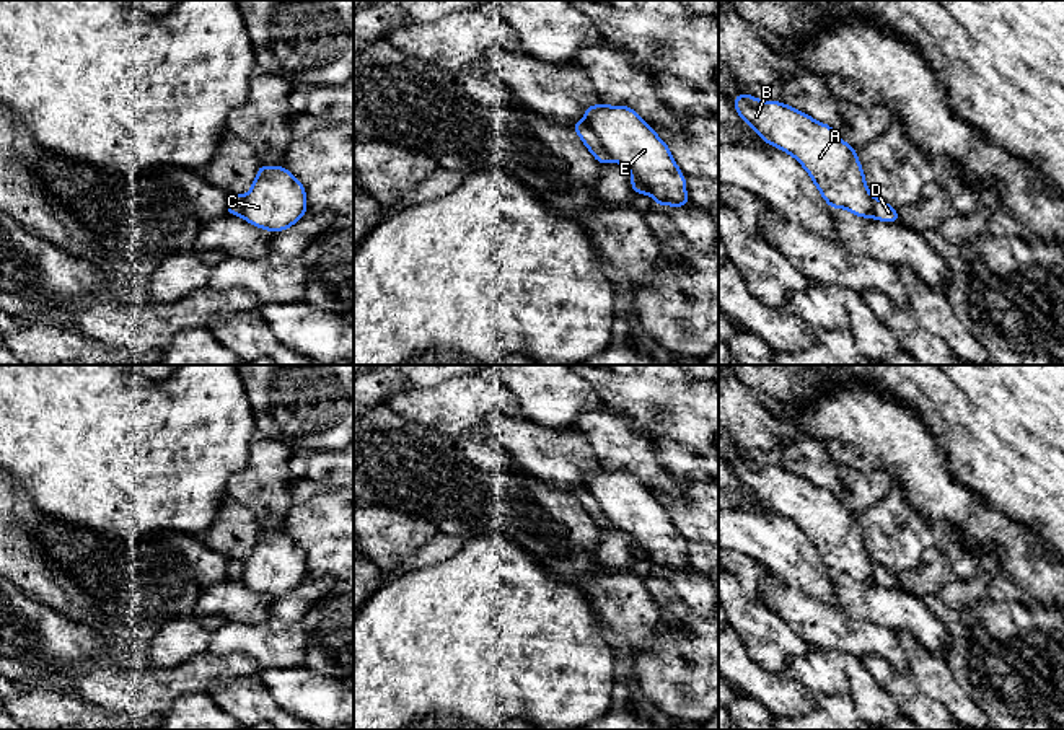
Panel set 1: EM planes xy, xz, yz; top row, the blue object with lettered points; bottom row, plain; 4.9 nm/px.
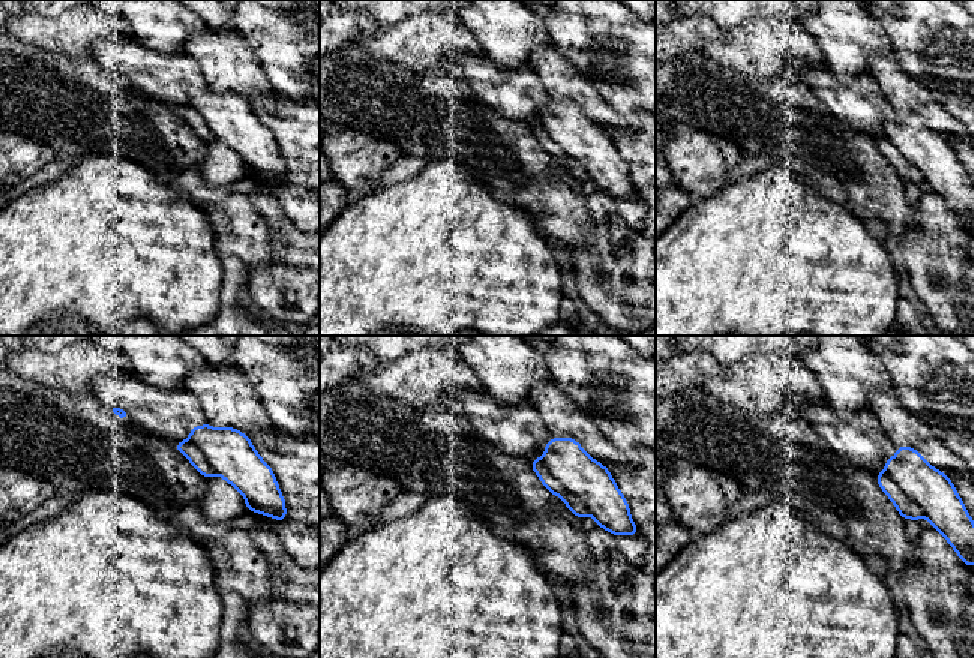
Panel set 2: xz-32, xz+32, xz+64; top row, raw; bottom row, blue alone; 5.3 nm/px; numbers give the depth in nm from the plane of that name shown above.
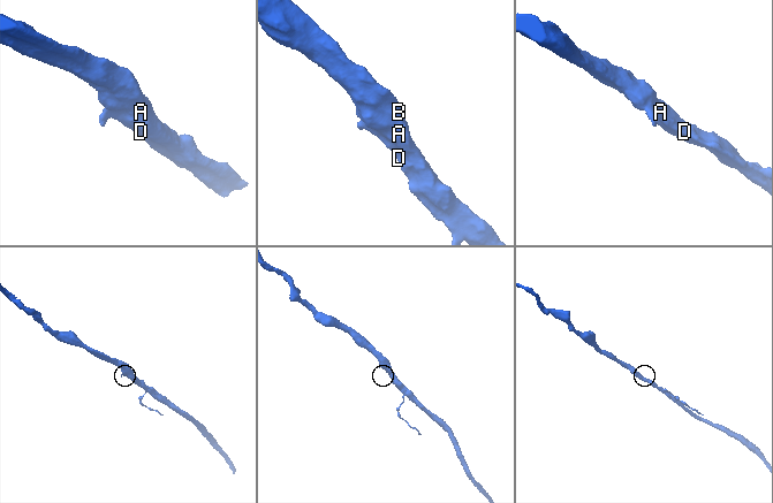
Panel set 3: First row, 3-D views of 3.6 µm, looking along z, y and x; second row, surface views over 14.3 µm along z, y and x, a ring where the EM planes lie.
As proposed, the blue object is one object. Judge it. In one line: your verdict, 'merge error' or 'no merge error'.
merge error

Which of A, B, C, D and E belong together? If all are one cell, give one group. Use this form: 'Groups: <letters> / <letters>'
Groups: A B C E / D

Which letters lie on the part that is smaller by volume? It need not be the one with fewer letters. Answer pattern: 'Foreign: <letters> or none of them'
Foreign: D

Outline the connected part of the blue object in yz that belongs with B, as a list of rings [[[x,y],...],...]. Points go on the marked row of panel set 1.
[[[748,93],[735,96],[733,106],[766,143],[792,155],[805,168],[831,209],[873,218],[873,196],[855,148],[831,125],[782,101],[761,101]]]

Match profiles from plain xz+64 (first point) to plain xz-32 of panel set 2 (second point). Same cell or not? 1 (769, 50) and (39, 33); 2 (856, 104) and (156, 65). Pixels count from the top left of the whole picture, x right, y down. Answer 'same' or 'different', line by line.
1: same
2: same

